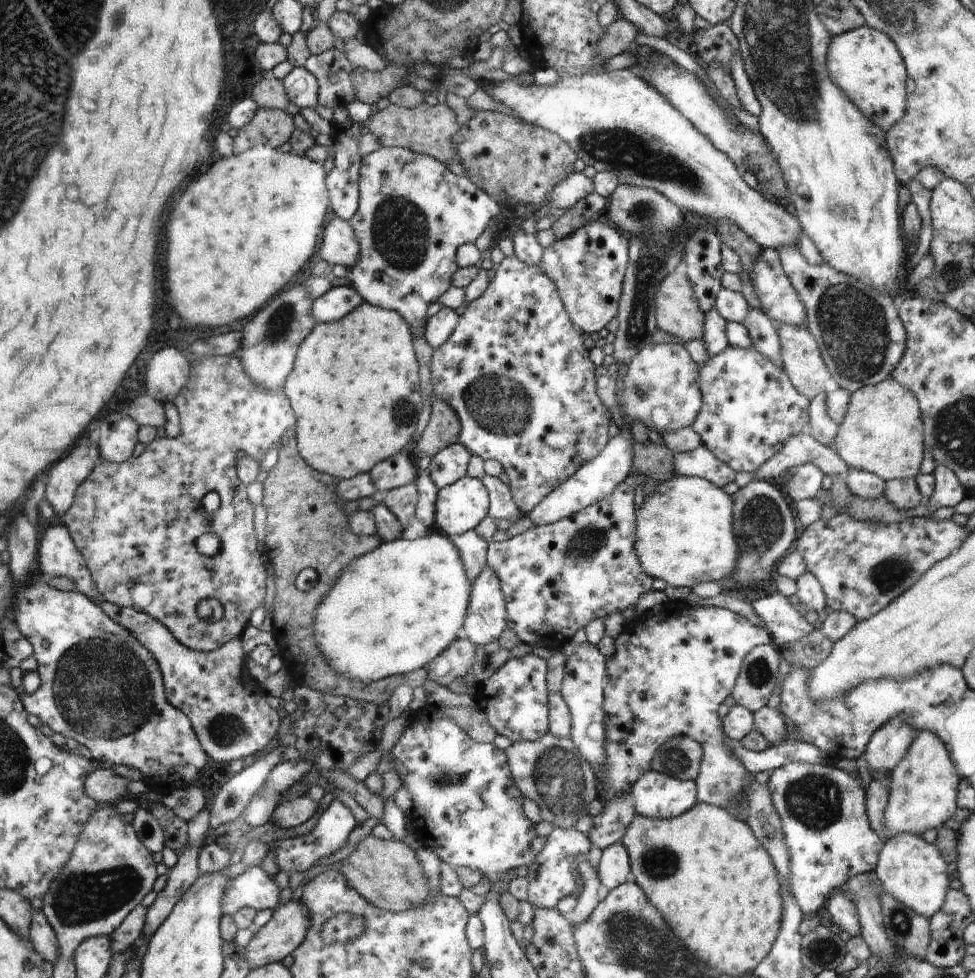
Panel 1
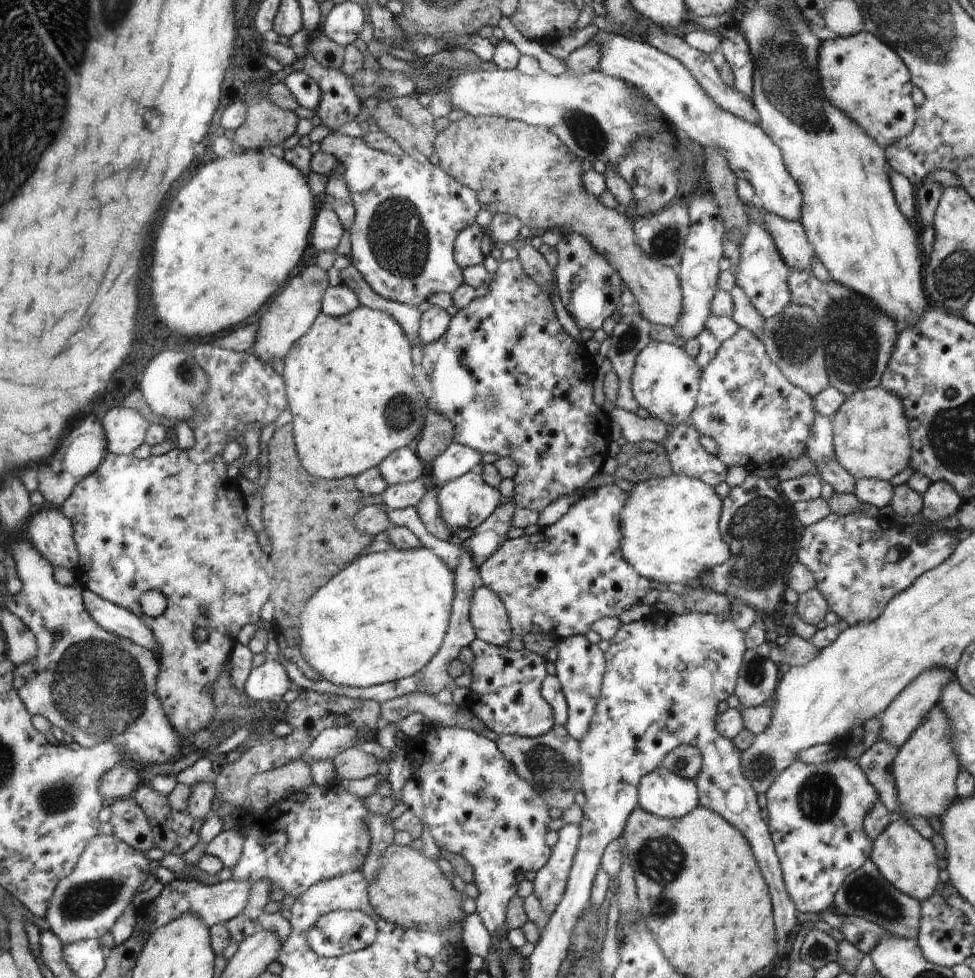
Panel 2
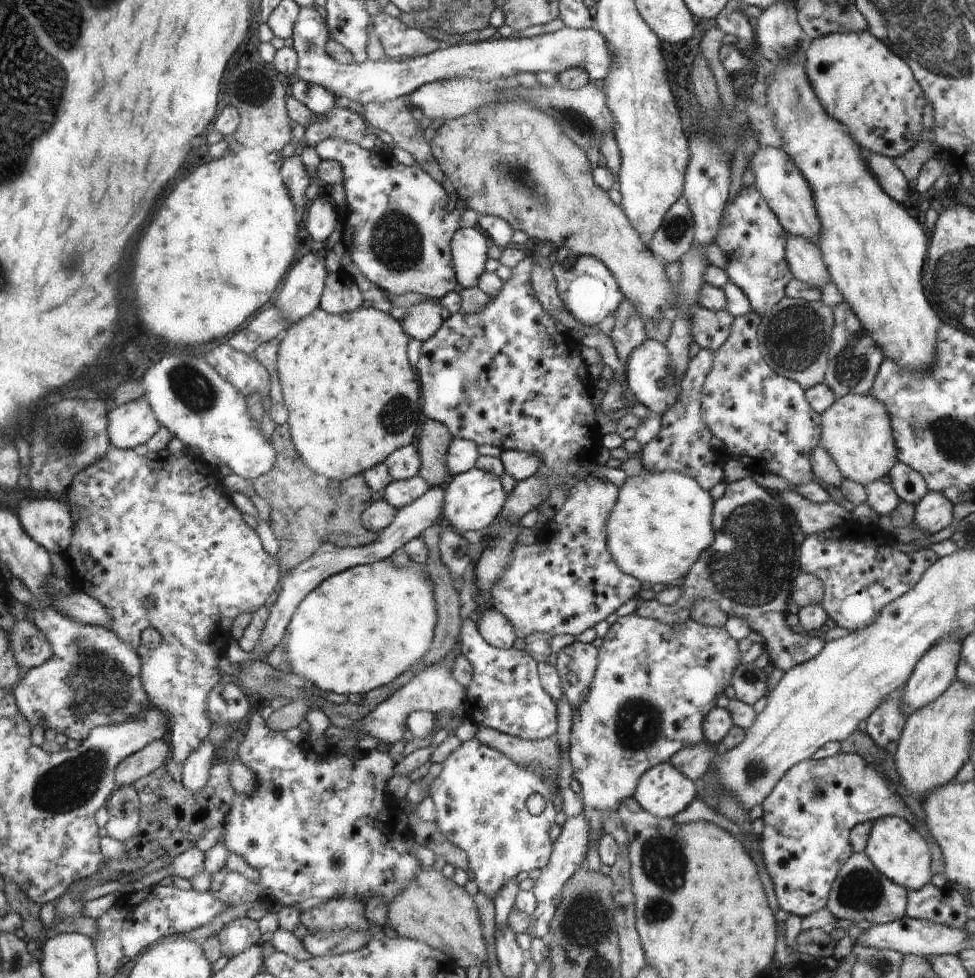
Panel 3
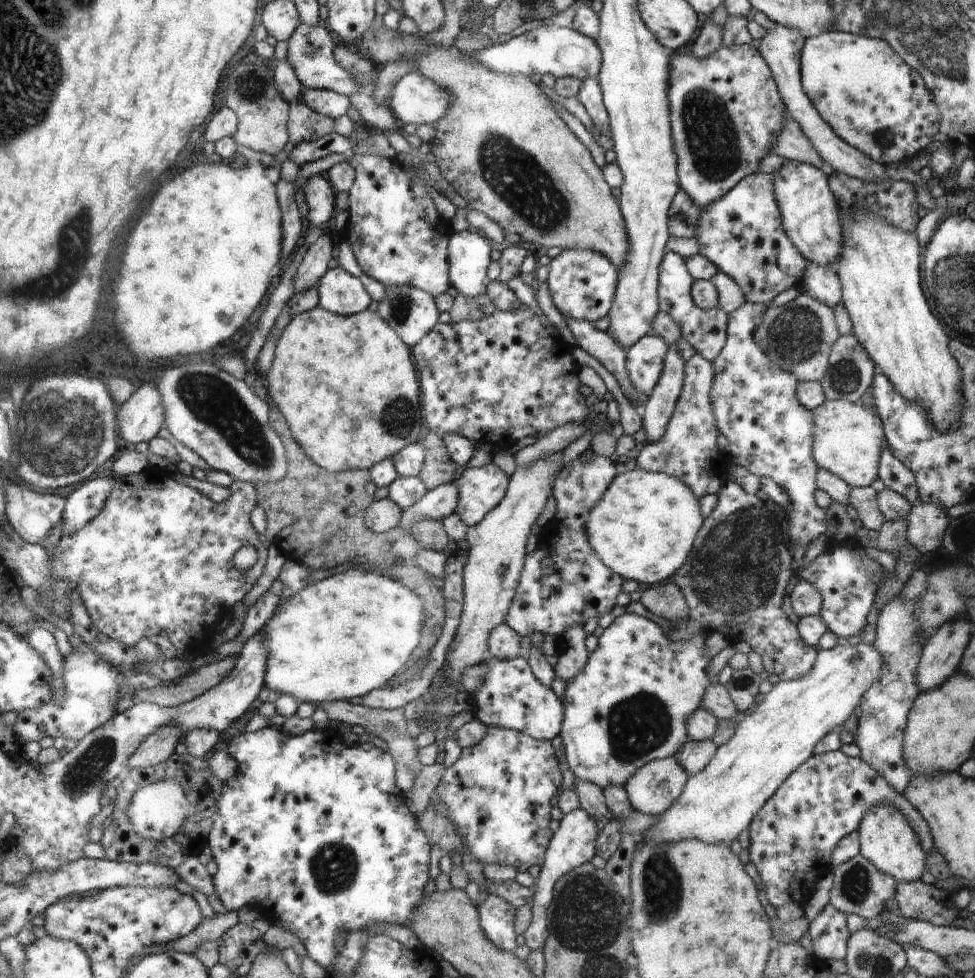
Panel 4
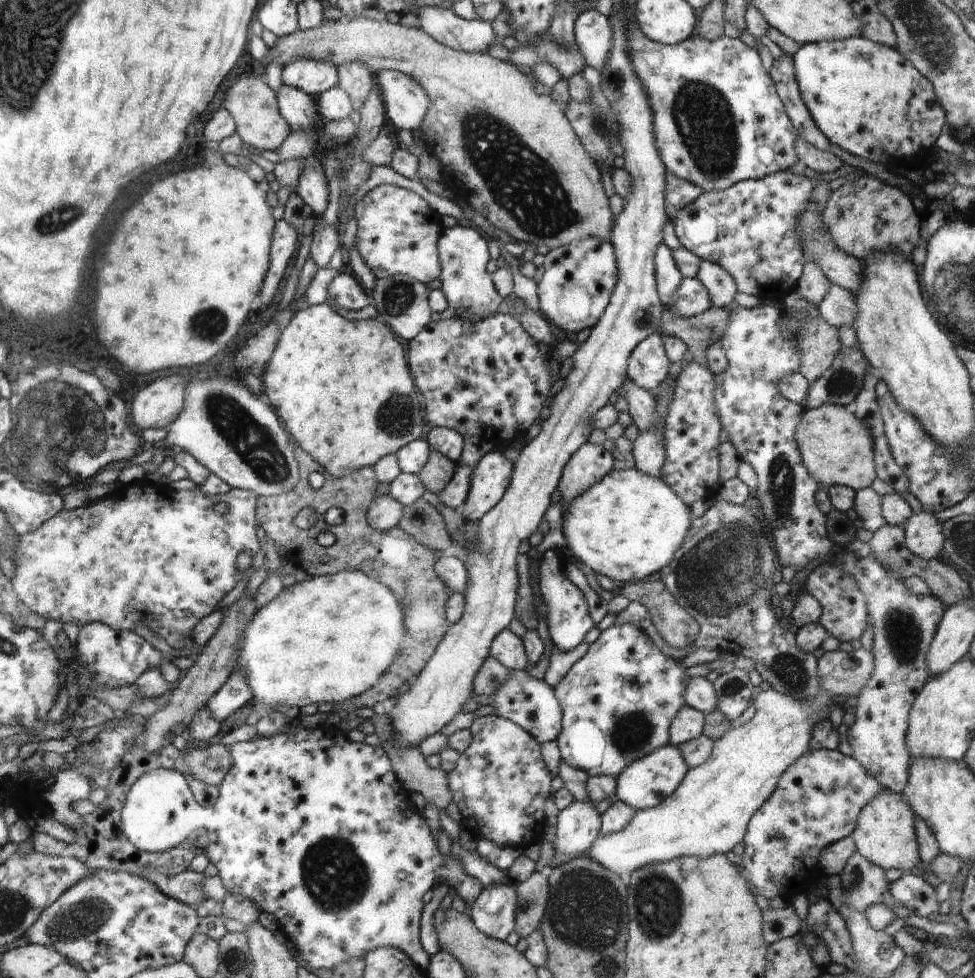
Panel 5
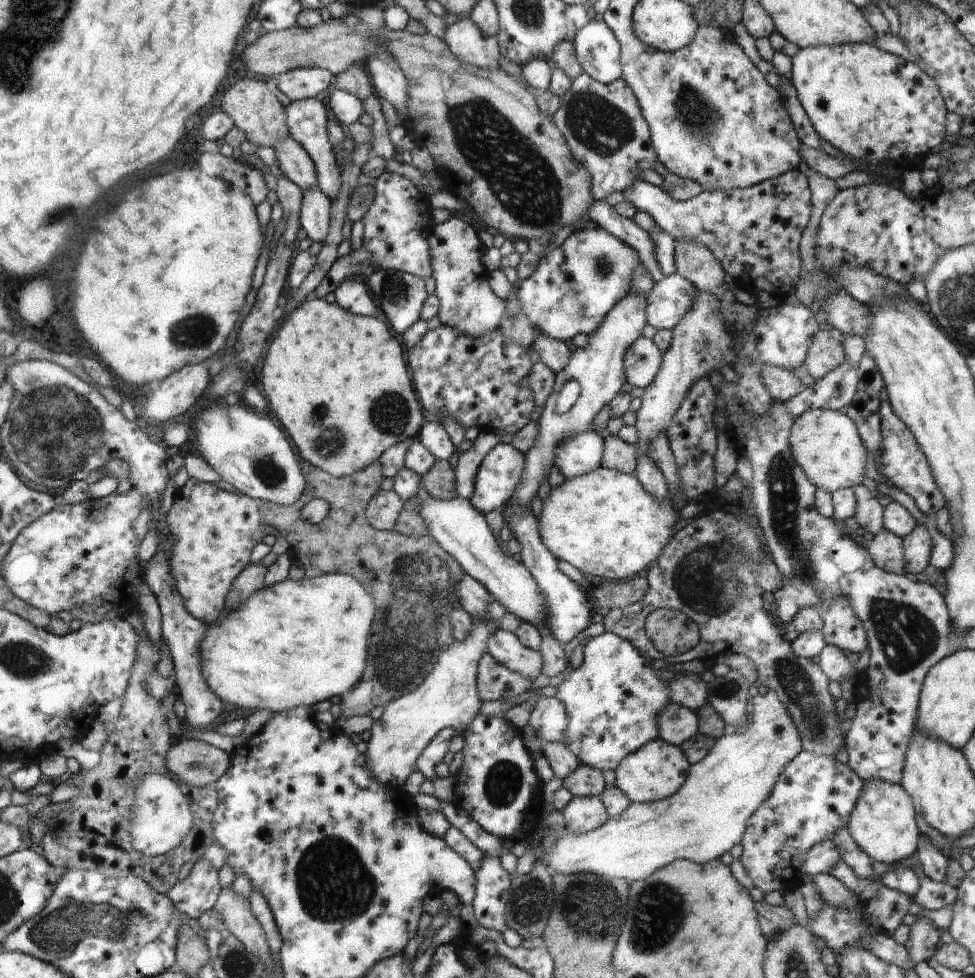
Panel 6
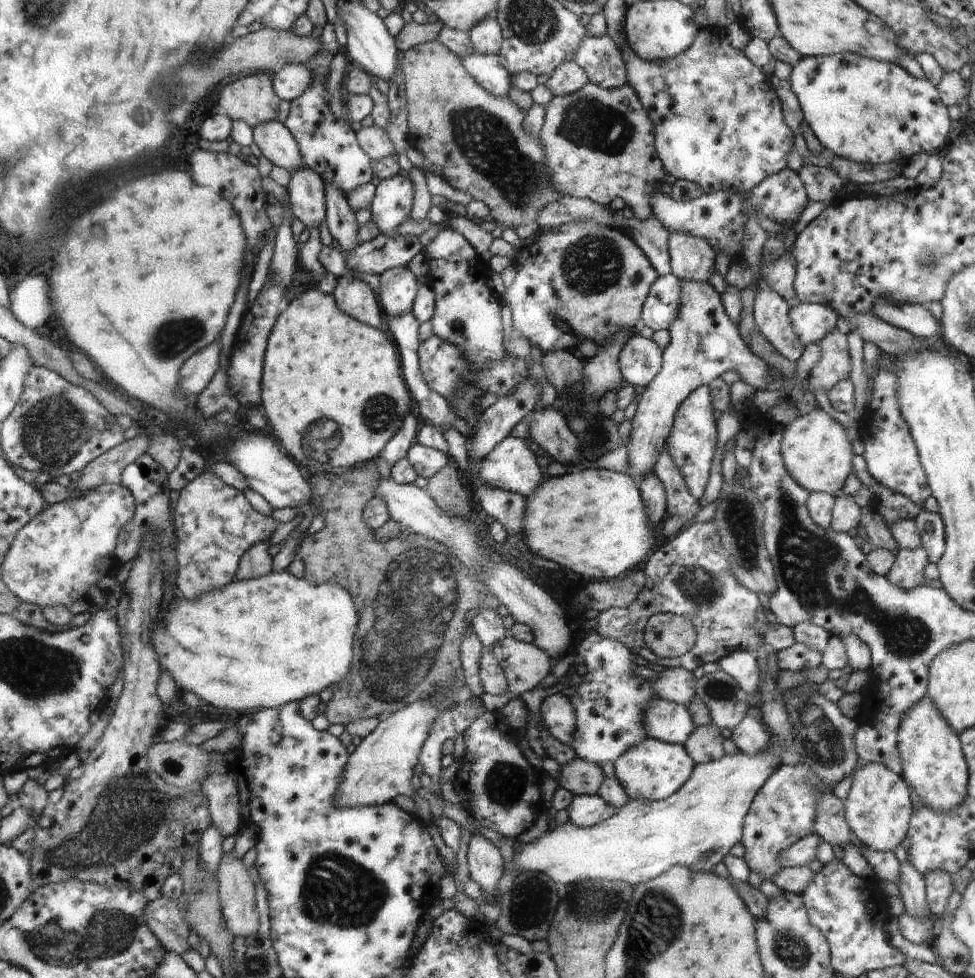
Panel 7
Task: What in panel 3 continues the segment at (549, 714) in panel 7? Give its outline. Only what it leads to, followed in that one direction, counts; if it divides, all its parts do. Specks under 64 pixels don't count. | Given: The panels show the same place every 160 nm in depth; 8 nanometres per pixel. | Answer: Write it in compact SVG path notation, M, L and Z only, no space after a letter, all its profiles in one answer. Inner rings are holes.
M475 618L461 621L461 652L471 662L473 677L466 687L462 709L466 719L477 725L498 729L500 732L514 735L523 741L539 741L557 732L557 702L549 695L541 684L540 672L536 672L536 662L528 651L514 647L499 649L490 645L477 628Z

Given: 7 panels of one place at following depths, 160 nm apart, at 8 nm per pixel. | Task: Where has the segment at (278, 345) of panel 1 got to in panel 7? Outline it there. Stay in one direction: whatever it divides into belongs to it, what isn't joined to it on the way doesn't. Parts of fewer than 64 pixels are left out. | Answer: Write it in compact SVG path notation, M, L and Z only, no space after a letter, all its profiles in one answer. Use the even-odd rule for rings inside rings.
M300 165L291 172L287 186L292 216L301 220L306 229L317 227L325 220L325 182L310 167Z

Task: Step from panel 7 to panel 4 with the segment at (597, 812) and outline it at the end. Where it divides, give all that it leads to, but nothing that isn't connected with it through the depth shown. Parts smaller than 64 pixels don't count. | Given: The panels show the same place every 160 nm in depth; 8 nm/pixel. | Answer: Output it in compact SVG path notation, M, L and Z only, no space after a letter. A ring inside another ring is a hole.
M582 807L575 811L565 814L559 821L559 828L554 832L553 840L549 843L549 850L546 851L545 862L542 863L541 872L537 881L532 886L534 891L532 897L533 922L528 930L524 931L525 943L532 951L543 950L548 942L549 925L548 925L548 908L553 900L555 884L561 880L574 868L580 867L581 864L588 863L591 858L597 854L596 846L598 835L596 820Z

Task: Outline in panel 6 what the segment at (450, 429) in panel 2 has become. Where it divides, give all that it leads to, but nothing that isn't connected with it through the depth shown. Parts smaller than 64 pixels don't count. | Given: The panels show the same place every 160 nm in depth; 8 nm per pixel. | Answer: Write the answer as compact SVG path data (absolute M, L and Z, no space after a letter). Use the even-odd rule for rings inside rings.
M437 459L430 472L421 476L421 484L432 497L452 499L454 494L454 468L446 459Z

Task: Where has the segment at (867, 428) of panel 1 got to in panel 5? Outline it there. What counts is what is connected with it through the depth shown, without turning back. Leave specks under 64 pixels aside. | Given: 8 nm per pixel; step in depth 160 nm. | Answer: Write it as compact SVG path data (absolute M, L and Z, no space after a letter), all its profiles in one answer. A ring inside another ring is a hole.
M826 403L821 407L805 408L796 437L805 467L821 486L842 485L857 491L874 482L873 438L860 419L842 405Z

